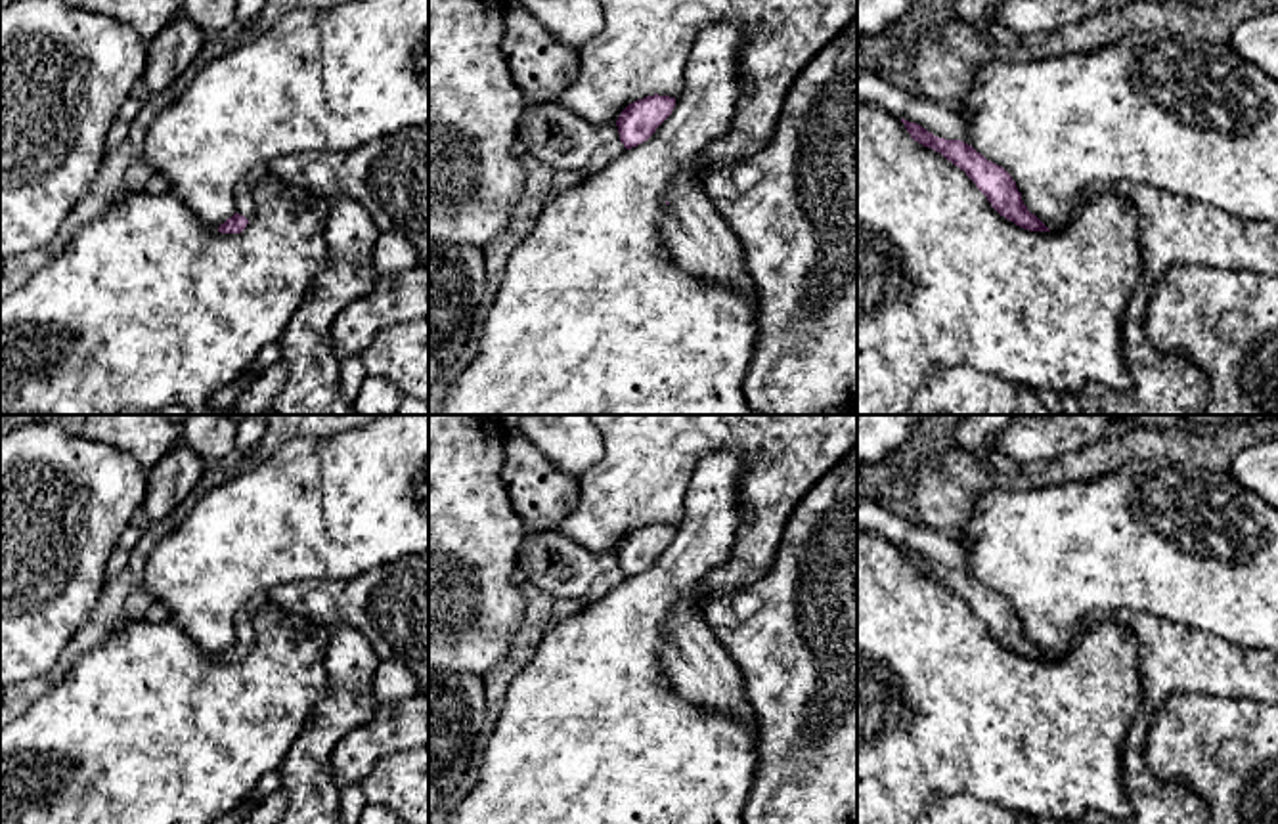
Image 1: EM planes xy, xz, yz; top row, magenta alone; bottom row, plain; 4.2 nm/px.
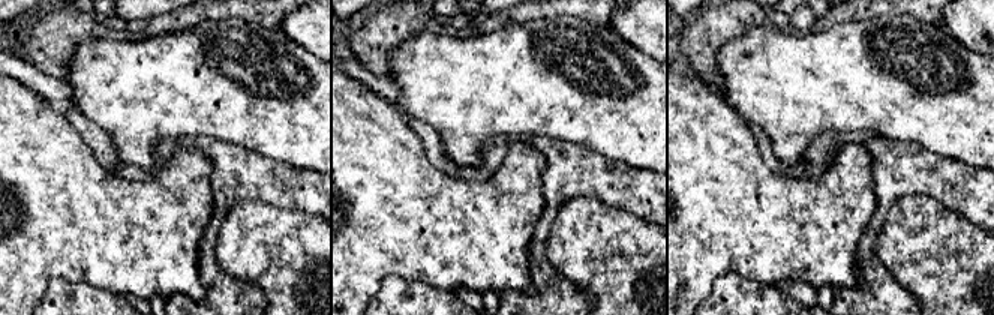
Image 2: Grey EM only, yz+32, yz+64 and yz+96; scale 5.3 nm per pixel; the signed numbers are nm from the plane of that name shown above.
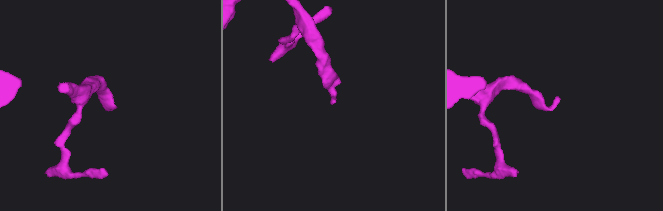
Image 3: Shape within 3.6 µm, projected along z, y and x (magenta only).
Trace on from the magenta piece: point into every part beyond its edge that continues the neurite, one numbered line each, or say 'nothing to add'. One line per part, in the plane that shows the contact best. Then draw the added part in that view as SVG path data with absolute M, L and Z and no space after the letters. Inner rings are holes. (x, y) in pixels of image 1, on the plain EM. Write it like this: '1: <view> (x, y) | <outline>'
1: xy (243, 622) | M258 593L237 610L233 618L233 629L235 629L237 642L245 644L247 648L254 644L254 639L256 639L254 616L268 602L270 602L268 593Z

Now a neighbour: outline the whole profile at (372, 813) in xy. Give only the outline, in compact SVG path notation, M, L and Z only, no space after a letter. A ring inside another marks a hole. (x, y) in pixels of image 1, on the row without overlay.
M367 803L360 814L358 824L406 824L406 822L396 811Z

